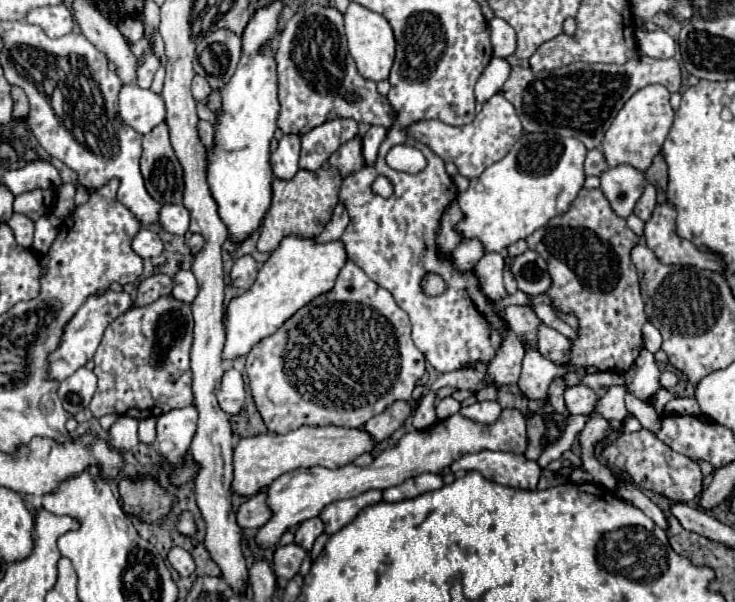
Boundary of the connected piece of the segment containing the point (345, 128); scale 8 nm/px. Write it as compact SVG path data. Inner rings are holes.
M336 118L316 126L301 136L300 168L316 172L328 158L348 140L348 134L358 134L358 124L352 118Z

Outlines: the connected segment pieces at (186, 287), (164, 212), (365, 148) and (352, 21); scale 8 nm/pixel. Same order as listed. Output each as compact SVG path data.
M180 270L176 276L174 276L174 290L172 290L172 296L180 302L186 302L186 304L192 304L192 300L196 298L196 292L198 292L198 282L194 278L194 274L188 270Z
M164 204L158 212L158 224L162 226L162 230L166 230L170 234L184 236L188 230L188 222L190 222L190 214L184 206Z
M372 126L364 134L364 138L362 138L362 154L364 154L366 164L374 164L376 154L378 154L378 146L384 140L384 136L386 136L386 128L384 126Z
M350 2L350 8L344 14L344 24L346 24L346 36L348 36L348 50L356 60L360 76L374 82L388 80L390 68L394 64L394 56L396 56L396 40L388 20L382 14L376 14L360 4Z

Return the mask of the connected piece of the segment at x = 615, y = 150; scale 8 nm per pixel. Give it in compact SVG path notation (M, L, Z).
M652 84L652 86L646 86L640 92L636 92L624 104L624 108L614 118L614 122L608 128L604 142L602 142L602 152L604 152L610 168L616 168L620 164L630 164L644 172L652 164L652 158L660 152L664 138L670 132L672 118L674 118L674 110L670 108L668 98L670 98L670 92L664 86Z

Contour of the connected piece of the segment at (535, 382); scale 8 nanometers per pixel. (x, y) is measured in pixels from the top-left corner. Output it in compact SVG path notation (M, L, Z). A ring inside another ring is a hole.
M526 348L526 356L524 356L524 362L522 362L522 376L518 380L518 386L526 394L526 398L542 400L544 402L542 404L544 418L552 420L554 408L552 408L552 404L548 400L548 386L550 386L550 382L556 376L564 376L566 373L578 369L578 367L554 366L540 352Z

